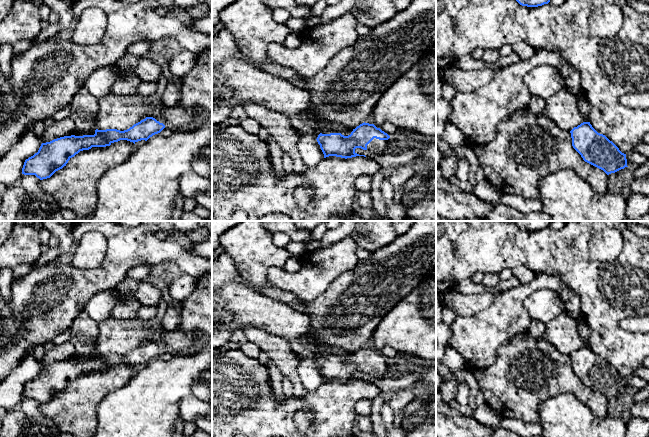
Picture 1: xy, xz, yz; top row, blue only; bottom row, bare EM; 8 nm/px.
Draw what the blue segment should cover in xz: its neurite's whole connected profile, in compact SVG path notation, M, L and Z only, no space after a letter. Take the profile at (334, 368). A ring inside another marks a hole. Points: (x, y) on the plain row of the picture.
M362 347L359 350L357 350L353 355L351 356L350 359L344 360L341 357L330 357L330 358L322 358L320 357L317 361L317 366L320 369L320 372L324 378L324 382L329 381L329 380L336 380L336 381L341 381L341 382L352 382L356 380L364 380L365 379L359 379L355 376L356 372L361 372L363 374L370 374L372 377L377 378L377 379L382 379L386 376L386 370L387 366L390 360L382 355L380 352L377 352L374 348L369 348L369 347Z

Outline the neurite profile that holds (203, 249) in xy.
M206 239L197 243L195 246L190 246L185 244L188 252L193 255L204 257L207 259L212 259L212 239Z

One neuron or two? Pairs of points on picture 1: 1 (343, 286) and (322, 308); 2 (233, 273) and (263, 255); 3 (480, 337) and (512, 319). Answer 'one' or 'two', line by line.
1: one
2: two
3: one

